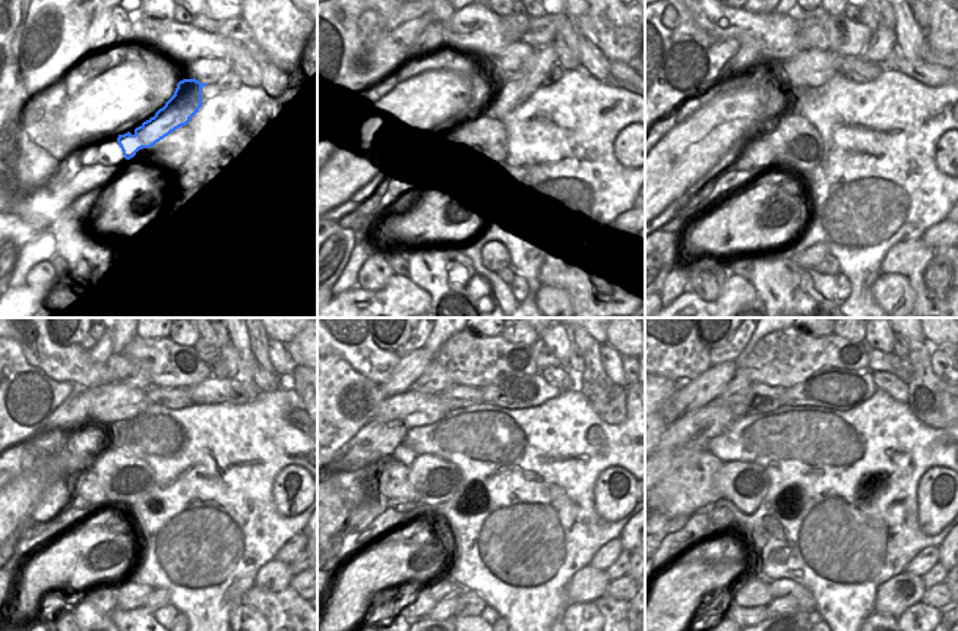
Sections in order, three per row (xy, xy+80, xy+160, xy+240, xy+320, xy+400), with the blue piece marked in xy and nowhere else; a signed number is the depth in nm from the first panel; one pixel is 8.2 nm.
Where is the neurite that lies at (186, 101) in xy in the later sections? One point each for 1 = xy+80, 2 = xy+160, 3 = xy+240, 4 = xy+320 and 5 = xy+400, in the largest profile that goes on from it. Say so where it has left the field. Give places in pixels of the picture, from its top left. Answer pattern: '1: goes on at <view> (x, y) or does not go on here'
1: goes on at xy+80 (514, 92)
2: goes on at xy+160 (882, 44)
3: goes on at xy+240 (231, 357)
4: goes on at xy+320 (560, 347)
5: goes on at xy+400 (888, 347)

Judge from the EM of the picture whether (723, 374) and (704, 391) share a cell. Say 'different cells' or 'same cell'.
same cell

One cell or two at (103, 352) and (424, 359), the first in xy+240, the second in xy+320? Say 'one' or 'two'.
one

